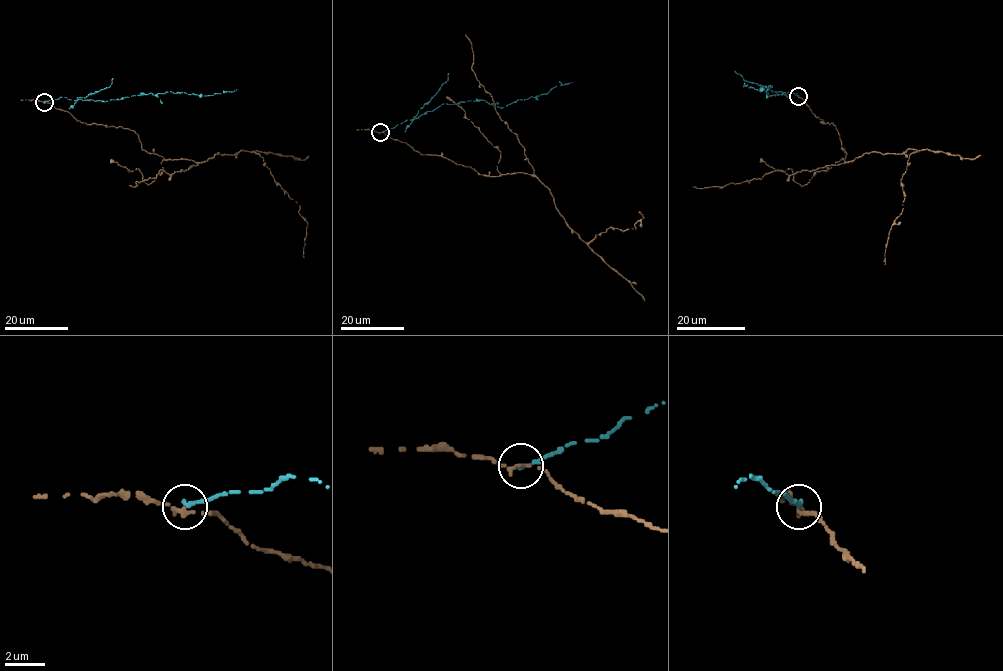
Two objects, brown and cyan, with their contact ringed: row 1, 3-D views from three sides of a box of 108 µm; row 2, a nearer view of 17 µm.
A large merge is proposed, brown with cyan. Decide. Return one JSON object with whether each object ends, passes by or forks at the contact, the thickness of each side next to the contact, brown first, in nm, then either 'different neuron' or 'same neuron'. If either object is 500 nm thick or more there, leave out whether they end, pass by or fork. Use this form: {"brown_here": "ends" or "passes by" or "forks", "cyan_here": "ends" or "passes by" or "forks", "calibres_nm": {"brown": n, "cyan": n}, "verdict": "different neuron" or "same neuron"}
{"brown_here": "ends", "cyan_here": "ends", "calibres_nm": {"brown": 280, "cyan": 240}, "verdict": "different neuron"}

